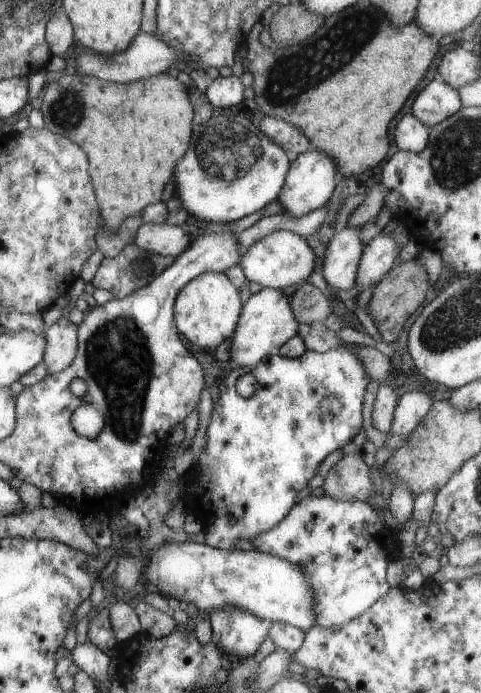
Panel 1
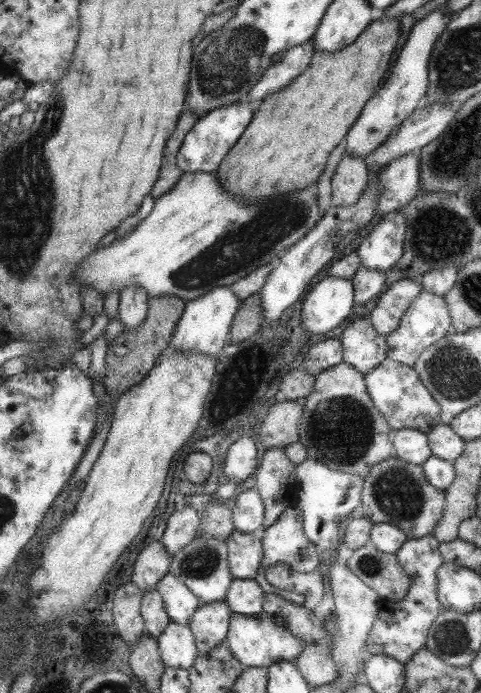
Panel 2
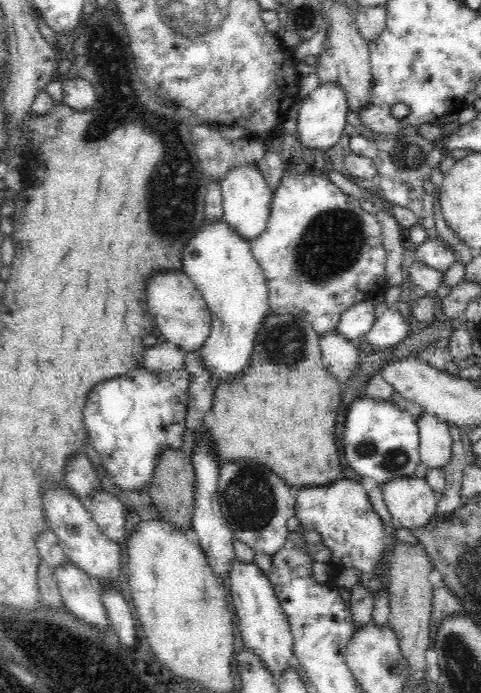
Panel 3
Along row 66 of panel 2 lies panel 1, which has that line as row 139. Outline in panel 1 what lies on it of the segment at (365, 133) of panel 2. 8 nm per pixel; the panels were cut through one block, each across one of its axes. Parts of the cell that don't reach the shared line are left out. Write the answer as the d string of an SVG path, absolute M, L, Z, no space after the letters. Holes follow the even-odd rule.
M413 114L403 116L393 126L393 142L397 144L399 152L421 152L427 146L429 128L425 128Z

